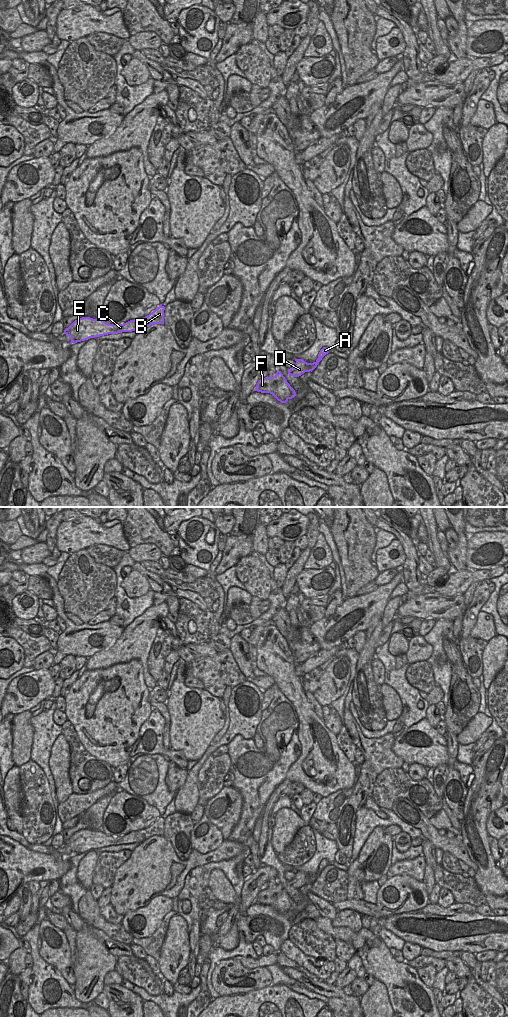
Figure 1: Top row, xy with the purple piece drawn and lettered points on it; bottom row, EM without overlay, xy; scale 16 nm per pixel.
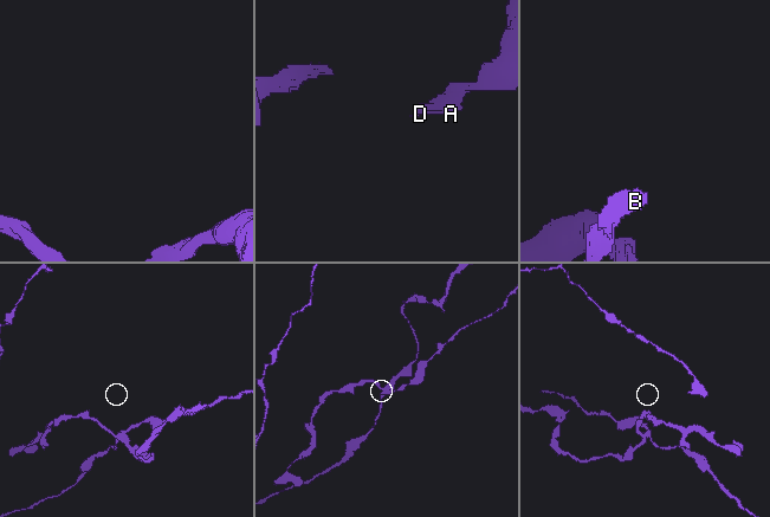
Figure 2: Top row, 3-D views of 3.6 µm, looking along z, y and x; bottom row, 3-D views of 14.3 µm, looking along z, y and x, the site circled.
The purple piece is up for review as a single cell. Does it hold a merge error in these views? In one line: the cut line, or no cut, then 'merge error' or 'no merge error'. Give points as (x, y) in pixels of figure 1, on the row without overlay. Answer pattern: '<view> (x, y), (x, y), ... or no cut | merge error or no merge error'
xy (279, 883), (273, 891), (278, 897), (270, 905) | merge error

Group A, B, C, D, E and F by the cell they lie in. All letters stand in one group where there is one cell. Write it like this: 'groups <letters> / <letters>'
groups A D F / B C E

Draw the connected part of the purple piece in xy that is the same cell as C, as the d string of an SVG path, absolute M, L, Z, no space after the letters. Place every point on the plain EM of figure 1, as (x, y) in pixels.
M160 816L148 828L130 832L123 836L108 836L102 831L82 829L66 840L64 846L70 849L70 856L72 856L108 846L142 843L153 836L164 836L164 822L165 819Z

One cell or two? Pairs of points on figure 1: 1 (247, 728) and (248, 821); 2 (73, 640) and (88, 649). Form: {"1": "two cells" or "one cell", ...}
{"1": "two cells", "2": "one cell"}

